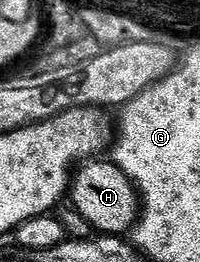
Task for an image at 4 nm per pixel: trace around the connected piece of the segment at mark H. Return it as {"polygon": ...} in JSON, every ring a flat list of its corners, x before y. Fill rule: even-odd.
{"polygon":[[95,157,89,161,83,162,81,166,75,170,72,176,72,182,68,188,68,199,73,210,80,213,80,217,84,217,84,221,88,221,88,225,92,225,95,232,104,235,121,235,125,236,127,232,133,228,140,210,140,200,138,192,134,190,134,182,119,169,113,161,107,161,105,158]]}

